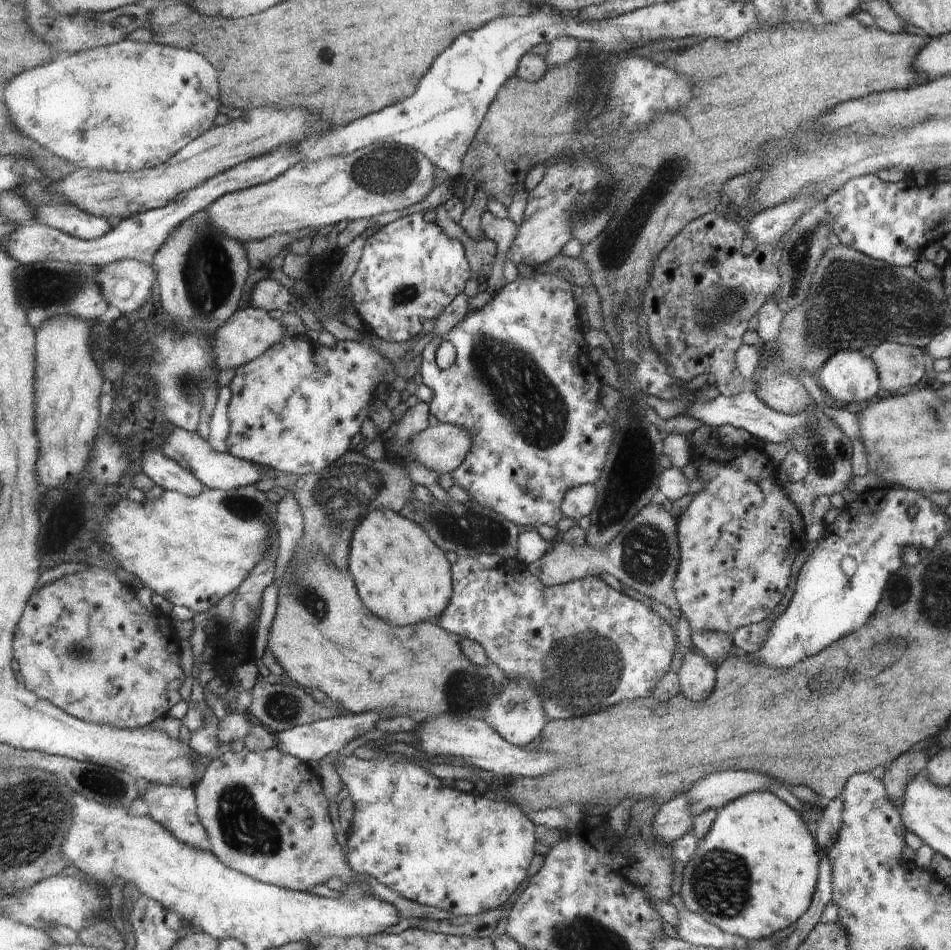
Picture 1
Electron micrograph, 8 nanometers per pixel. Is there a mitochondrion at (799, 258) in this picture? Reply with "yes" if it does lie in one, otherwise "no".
yes

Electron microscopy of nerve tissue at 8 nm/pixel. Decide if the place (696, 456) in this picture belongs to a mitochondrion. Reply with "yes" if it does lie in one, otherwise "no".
no

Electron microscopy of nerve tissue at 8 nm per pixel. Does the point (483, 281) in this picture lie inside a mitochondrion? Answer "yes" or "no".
no

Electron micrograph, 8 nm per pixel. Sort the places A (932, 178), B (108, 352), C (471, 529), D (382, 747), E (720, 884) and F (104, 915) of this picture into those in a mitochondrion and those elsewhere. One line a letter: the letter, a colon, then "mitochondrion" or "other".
A: other
B: mitochondrion
C: mitochondrion
D: other
E: mitochondrion
F: other

